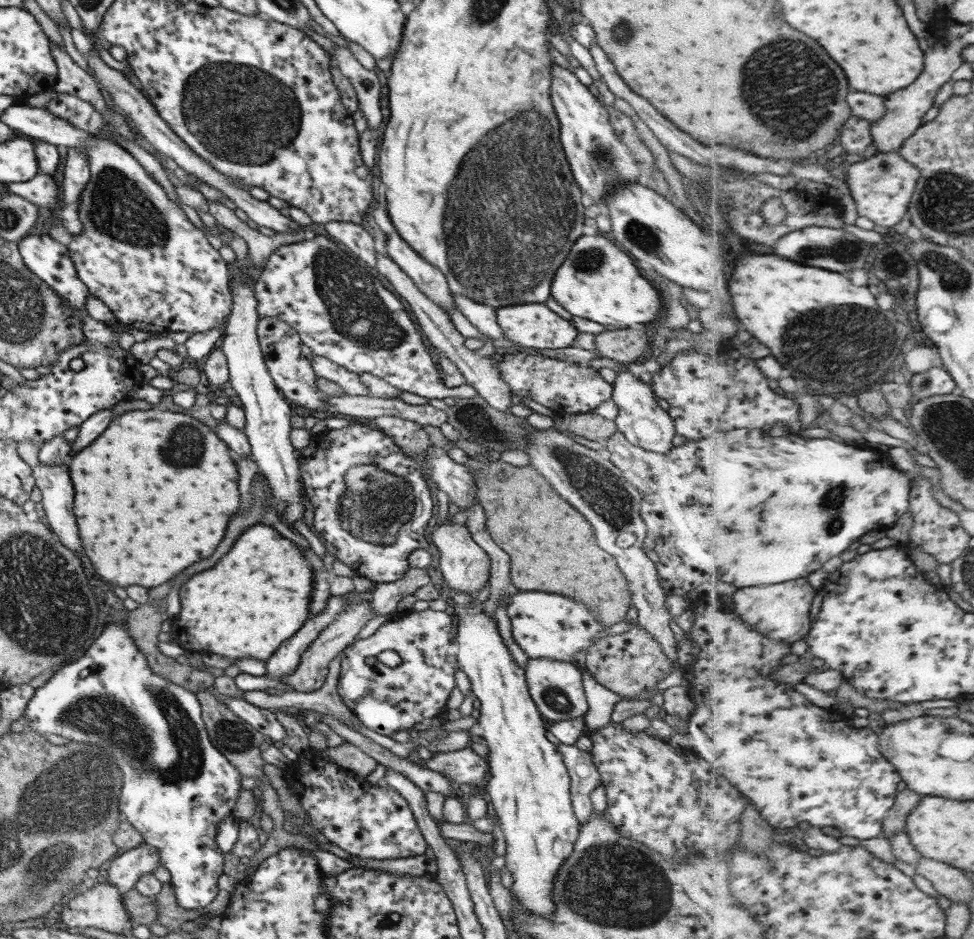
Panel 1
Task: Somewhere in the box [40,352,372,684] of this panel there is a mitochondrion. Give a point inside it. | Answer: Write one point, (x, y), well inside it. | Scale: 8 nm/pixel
(187, 443)

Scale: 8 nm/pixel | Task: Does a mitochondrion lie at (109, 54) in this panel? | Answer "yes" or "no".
no

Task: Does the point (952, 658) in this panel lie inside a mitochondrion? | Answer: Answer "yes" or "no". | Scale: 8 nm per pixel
no

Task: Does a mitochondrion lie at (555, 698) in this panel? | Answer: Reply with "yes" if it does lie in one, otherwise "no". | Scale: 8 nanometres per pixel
yes

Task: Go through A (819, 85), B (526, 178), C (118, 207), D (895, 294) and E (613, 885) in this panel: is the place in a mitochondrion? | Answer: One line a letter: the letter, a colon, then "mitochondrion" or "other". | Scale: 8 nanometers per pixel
A: mitochondrion
B: mitochondrion
C: mitochondrion
D: other
E: mitochondrion

